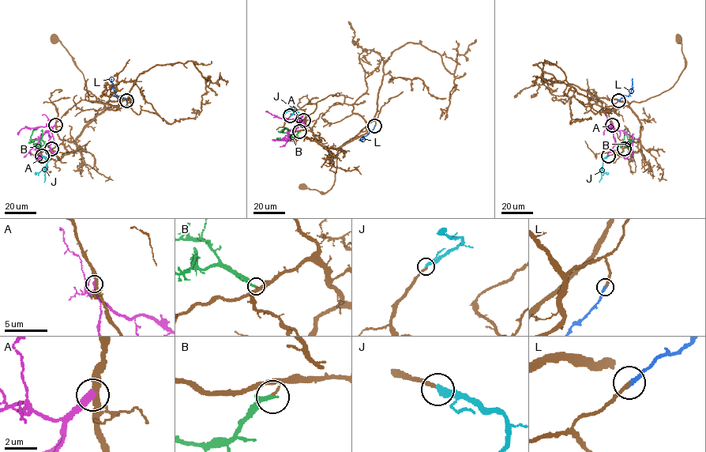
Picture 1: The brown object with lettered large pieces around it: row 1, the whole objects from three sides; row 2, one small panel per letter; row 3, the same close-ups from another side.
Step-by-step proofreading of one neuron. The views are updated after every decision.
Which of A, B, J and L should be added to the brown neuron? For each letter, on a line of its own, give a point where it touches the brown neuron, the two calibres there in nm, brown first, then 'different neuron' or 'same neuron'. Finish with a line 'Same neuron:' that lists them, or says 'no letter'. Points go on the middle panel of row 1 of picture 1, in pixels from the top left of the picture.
A: meets brown at (303, 120); 340 nm thick on the brown side, 420 nm on the other; different neuron
B: meets brown at (299, 131); 110 nm thick on the brown side, 260 nm on the other; different neuron
J: meets brown at (290, 115); 190 nm thick on the brown side, 400 nm on the other; same neuron
L: meets brown at (374, 126); 240 nm thick on the brown side, 240 nm on the other; same neuron
Same neuron: J, L

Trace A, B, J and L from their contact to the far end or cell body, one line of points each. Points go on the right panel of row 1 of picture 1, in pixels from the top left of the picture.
A: (612, 125), (616, 129), (622, 130), (632, 137), (628, 156), (621, 156)
B: (624, 148), (628, 145), (621, 145), (625, 129)
J: (608, 156), (603, 159), (602, 169), (603, 173), (608, 172)
L: (618, 101), (629, 94), (632, 78)

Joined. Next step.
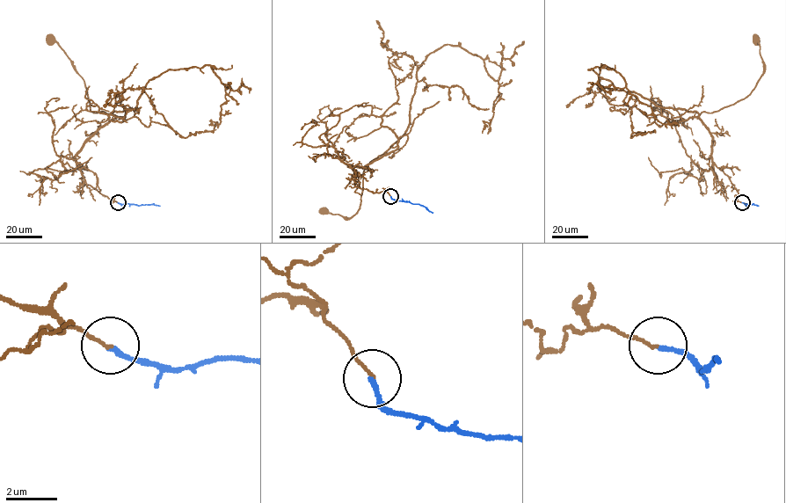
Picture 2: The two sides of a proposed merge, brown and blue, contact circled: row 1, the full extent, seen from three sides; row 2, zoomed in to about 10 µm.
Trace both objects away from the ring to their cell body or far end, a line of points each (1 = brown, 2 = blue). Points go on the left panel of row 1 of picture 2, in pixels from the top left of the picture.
1: (118, 202), (82, 182), (81, 167), (76, 159), (81, 147), (115, 116), (90, 111), (83, 80), (51, 39)
2: (118, 202), (159, 206)

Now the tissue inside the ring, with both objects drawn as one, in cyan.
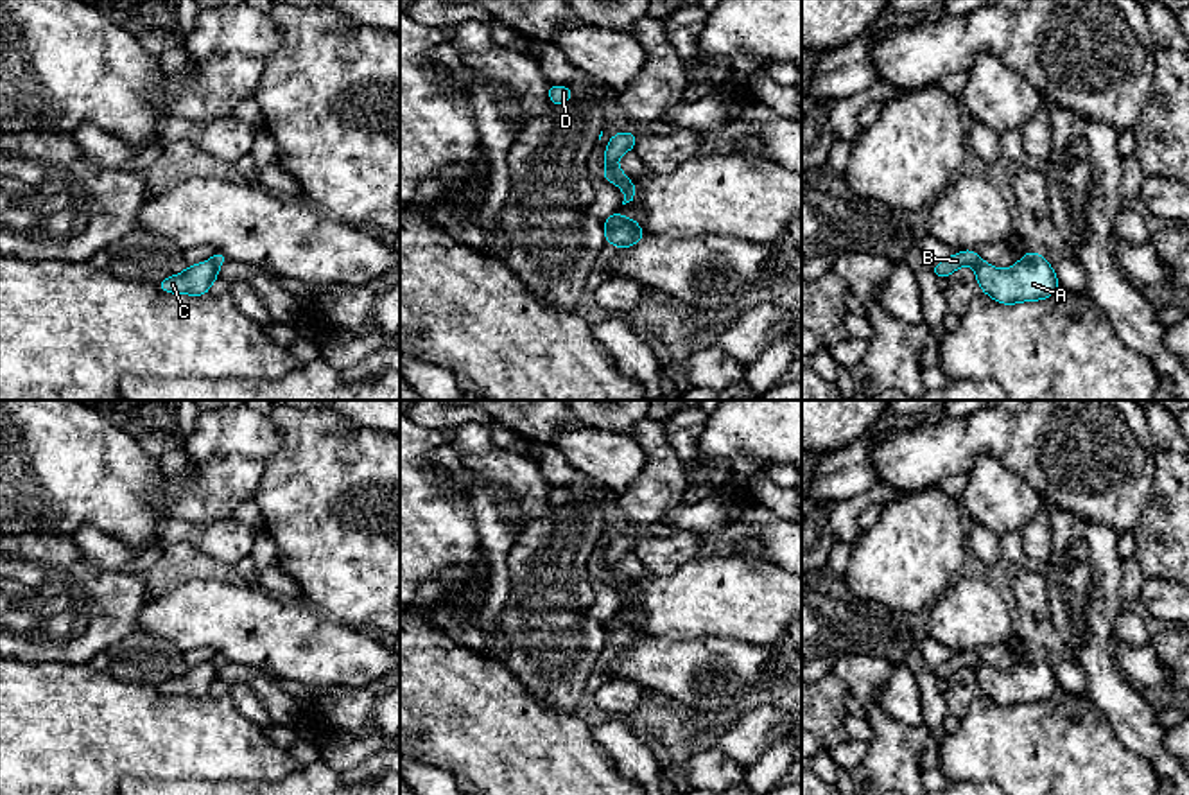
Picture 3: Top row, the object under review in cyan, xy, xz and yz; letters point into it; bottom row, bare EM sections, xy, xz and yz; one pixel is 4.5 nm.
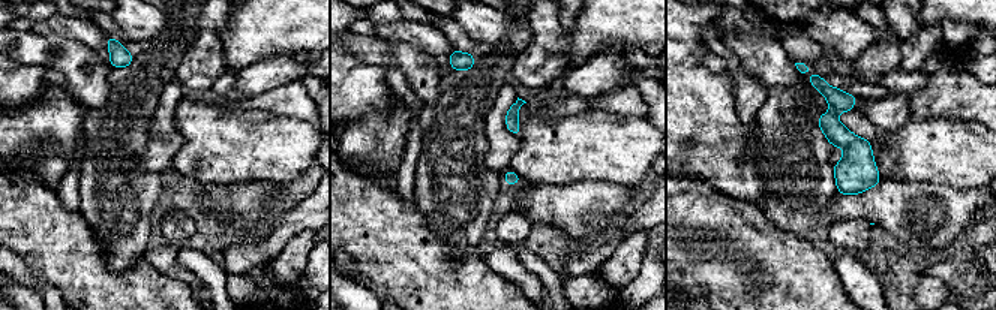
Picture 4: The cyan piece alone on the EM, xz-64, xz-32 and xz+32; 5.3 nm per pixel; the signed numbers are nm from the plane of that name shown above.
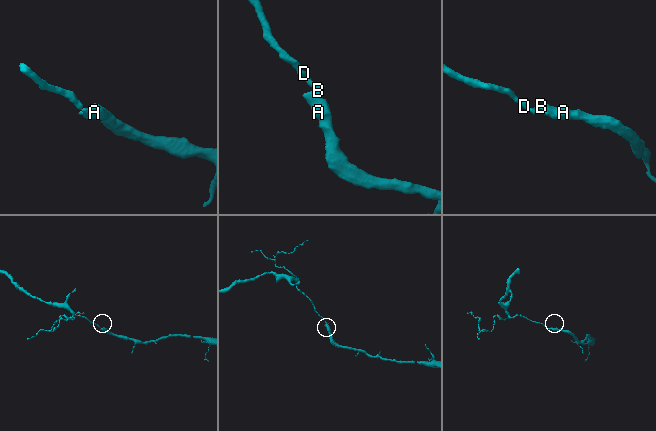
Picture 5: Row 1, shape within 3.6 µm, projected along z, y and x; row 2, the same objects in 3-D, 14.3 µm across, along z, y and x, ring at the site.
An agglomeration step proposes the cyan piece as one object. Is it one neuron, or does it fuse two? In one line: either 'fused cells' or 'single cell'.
fused cells

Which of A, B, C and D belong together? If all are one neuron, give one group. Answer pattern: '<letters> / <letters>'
A C / B D

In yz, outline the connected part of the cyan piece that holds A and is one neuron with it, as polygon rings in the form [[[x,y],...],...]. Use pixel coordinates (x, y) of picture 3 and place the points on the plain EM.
[[[1037,653],[1026,655],[1008,671],[997,671],[981,662],[974,668],[974,675],[983,696],[1004,707],[1046,702],[1062,691],[1054,678],[1054,669]]]

